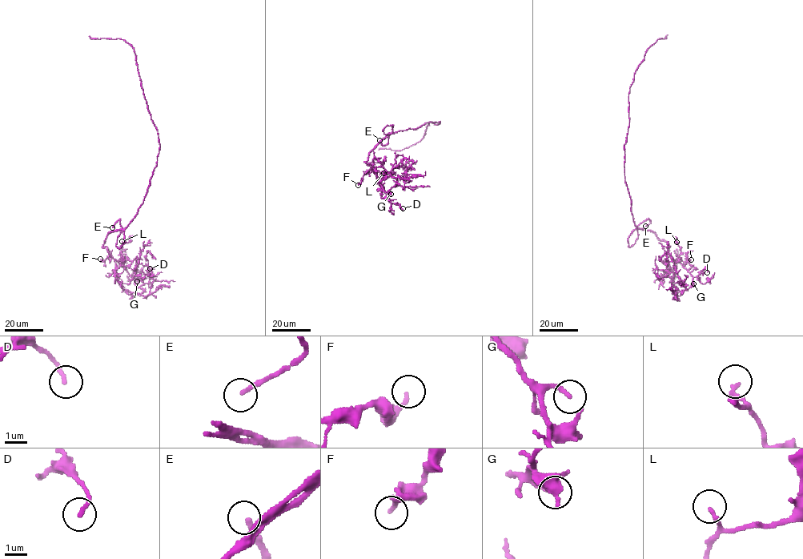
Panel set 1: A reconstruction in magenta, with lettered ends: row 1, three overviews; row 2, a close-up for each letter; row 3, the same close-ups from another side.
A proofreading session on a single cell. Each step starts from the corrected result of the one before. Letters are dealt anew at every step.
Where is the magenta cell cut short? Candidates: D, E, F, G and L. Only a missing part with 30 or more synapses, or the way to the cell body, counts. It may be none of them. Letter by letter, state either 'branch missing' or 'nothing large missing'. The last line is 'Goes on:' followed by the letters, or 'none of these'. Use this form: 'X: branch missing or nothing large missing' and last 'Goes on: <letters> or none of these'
D: nothing large missing
E: branch missing
F: nothing large missing
G: branch missing
L: nothing large missing
Goes on: E, G

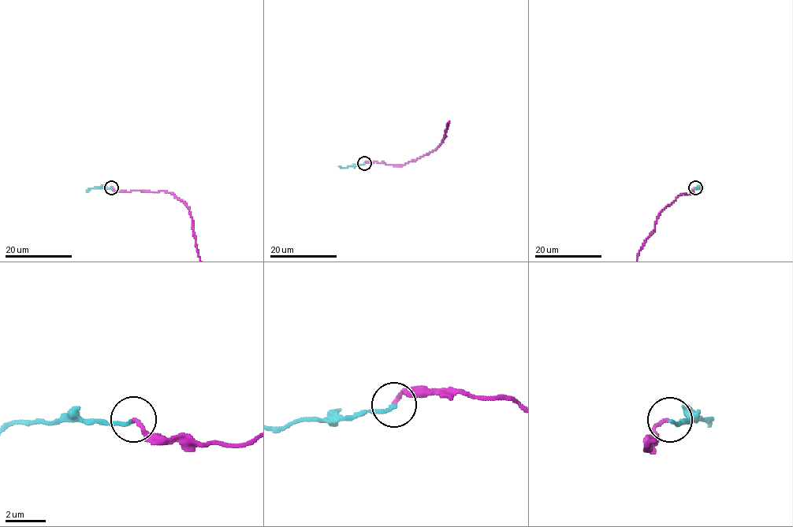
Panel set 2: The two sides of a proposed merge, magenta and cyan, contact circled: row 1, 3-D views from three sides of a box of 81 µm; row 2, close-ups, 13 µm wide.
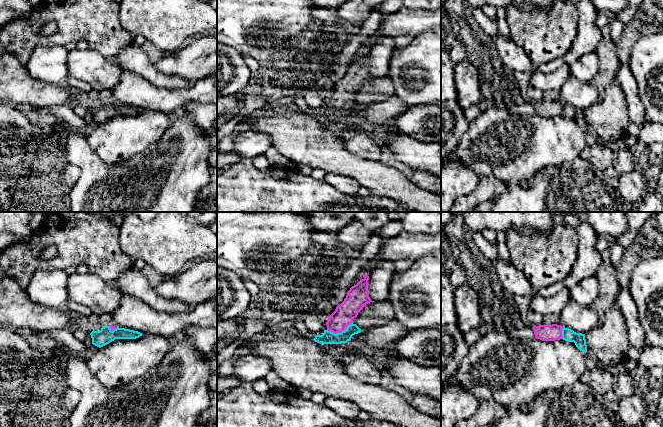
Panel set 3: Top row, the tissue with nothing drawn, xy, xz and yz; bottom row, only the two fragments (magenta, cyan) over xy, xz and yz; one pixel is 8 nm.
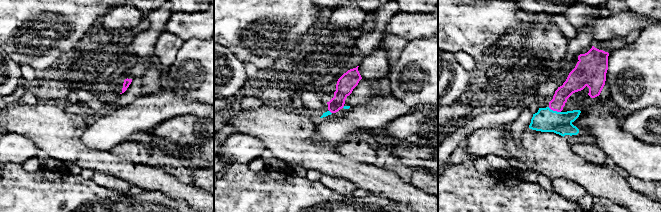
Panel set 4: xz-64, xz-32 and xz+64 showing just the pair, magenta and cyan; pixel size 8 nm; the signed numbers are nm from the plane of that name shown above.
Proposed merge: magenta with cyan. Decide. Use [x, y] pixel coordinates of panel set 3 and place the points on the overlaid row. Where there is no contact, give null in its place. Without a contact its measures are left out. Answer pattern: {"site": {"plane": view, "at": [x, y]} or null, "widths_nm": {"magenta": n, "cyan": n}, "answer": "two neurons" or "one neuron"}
{"site": {"plane": "xz", "at": [339, 332]}, "widths_nm": {"magenta": 160, "cyan": 110}, "answer": "one neuron"}

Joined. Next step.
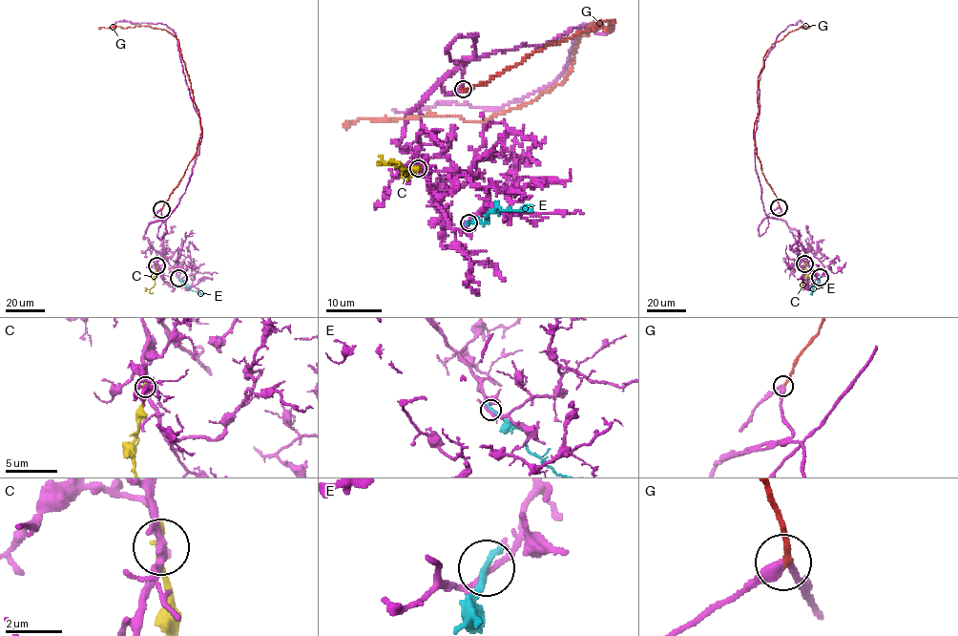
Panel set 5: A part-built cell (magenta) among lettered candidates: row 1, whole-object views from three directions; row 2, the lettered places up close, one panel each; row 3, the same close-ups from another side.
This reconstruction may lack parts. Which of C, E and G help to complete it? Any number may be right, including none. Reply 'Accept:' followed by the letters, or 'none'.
Accept: none

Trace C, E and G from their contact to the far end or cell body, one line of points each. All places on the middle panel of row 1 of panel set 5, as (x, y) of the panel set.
C: (418, 169), (412, 170), (408, 176), (399, 164), (390, 162), (400, 164)
E: (468, 222), (484, 223), (486, 217), (496, 207), (531, 211)
G: (463, 90), (614, 21), (610, 31), (594, 21), (581, 33), (567, 78), (484, 121), (419, 116), (344, 127)

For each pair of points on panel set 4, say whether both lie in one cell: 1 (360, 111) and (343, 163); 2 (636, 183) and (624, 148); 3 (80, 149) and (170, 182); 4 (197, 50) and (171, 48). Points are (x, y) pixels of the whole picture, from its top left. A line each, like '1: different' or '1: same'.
1: different
2: different
3: same
4: different

